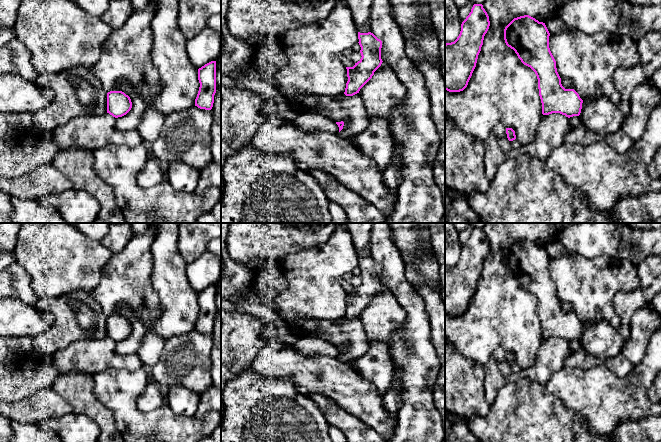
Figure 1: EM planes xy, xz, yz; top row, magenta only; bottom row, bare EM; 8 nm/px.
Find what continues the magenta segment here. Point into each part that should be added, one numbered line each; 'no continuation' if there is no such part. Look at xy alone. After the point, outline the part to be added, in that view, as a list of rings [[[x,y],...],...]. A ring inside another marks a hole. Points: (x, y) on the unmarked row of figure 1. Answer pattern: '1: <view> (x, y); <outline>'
no continuation

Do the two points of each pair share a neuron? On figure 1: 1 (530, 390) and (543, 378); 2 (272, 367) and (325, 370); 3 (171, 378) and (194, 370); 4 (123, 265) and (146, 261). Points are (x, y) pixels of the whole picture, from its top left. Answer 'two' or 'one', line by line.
1: two
2: one
3: one
4: one

